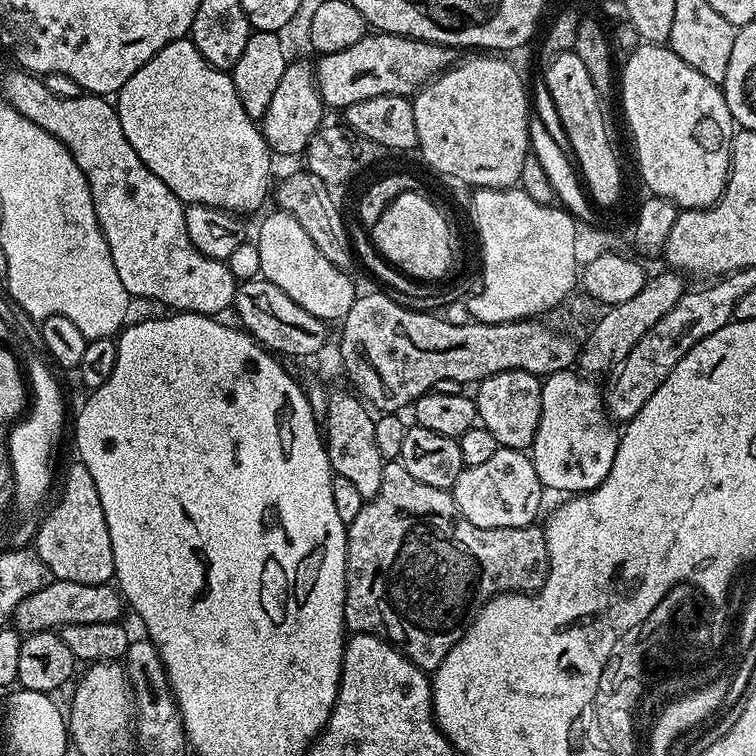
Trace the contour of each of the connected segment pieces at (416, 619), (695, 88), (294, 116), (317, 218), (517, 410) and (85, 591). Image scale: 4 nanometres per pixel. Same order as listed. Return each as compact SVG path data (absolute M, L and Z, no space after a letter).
M399 460L387 461L382 486L372 500L365 500L358 518L346 525L346 598L344 622L349 633L383 636L423 672L433 673L462 638L484 601L501 592L537 592L548 576L548 547L543 527L479 528L466 522L447 488L418 482Z
M637 43L637 48L628 56L628 61L624 64L624 77L618 80L618 96L624 99L624 116L628 119L628 128L632 131L632 140L636 143L636 164L640 167L640 176L644 179L647 191L653 196L661 196L676 205L677 209L687 210L689 208L709 209L720 195L724 193L724 187L728 185L728 173L732 171L732 138L734 135L734 121L730 110L726 106L726 98L721 85L711 84L694 66L686 66L678 54L674 54L671 48L663 44Z
M301 58L288 63L282 74L282 82L274 89L274 98L270 98L270 106L266 106L266 114L262 121L262 131L268 147L277 157L299 157L307 148L307 143L316 131L325 123L326 105L316 88L314 68L308 60Z
M299 170L299 172L290 173L280 185L278 184L274 188L275 207L294 217L298 226L302 226L302 230L310 234L314 246L318 246L318 250L322 250L322 255L328 261L334 262L338 270L351 273L352 264L354 265L354 248L351 243L348 245L348 232L344 229L344 220L340 217L335 202L332 201L331 194L333 193L324 184L322 178L305 170Z
M506 370L494 374L490 378L481 380L474 388L474 399L476 401L476 415L479 423L490 434L494 434L496 441L502 448L519 448L521 450L531 449L534 442L534 434L538 430L540 411L542 410L542 380L541 377L530 374L526 370Z
M49 579L42 590L30 594L15 610L14 624L21 633L51 632L65 628L68 624L82 622L117 622L120 617L122 597L111 583L83 584Z

